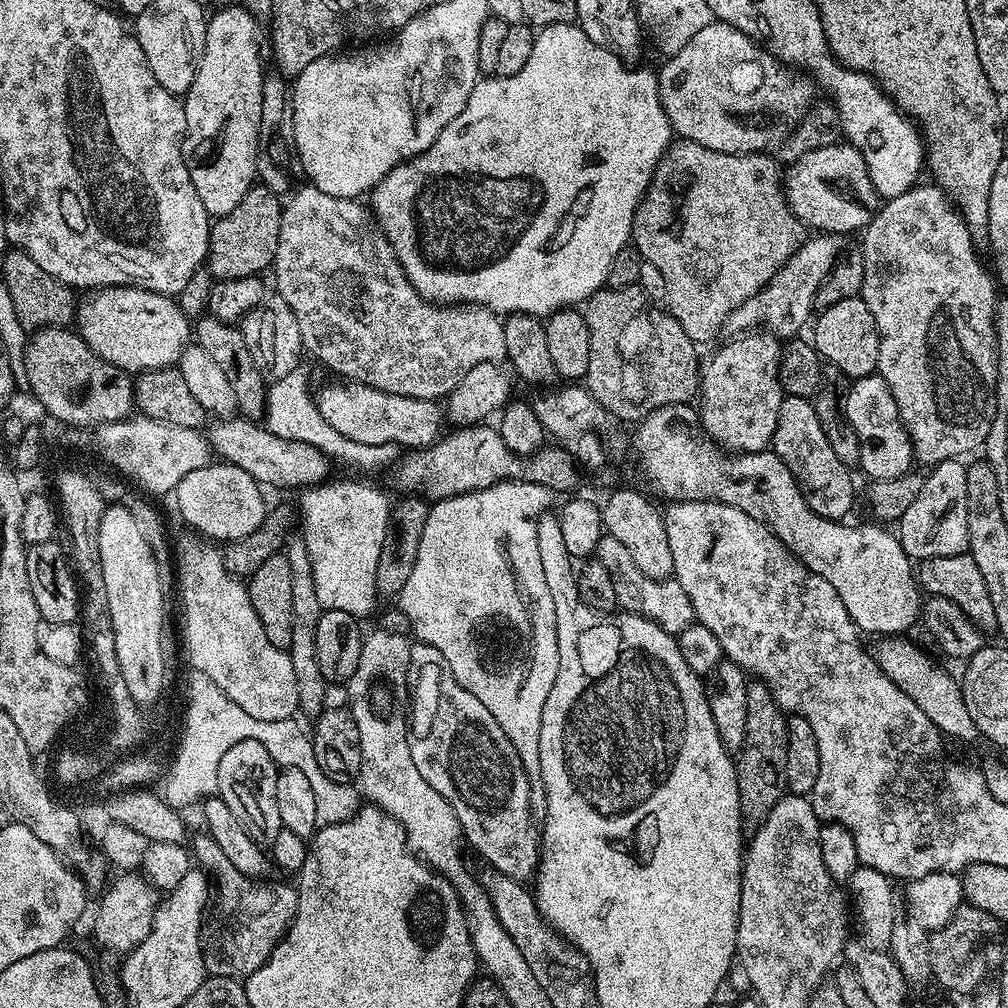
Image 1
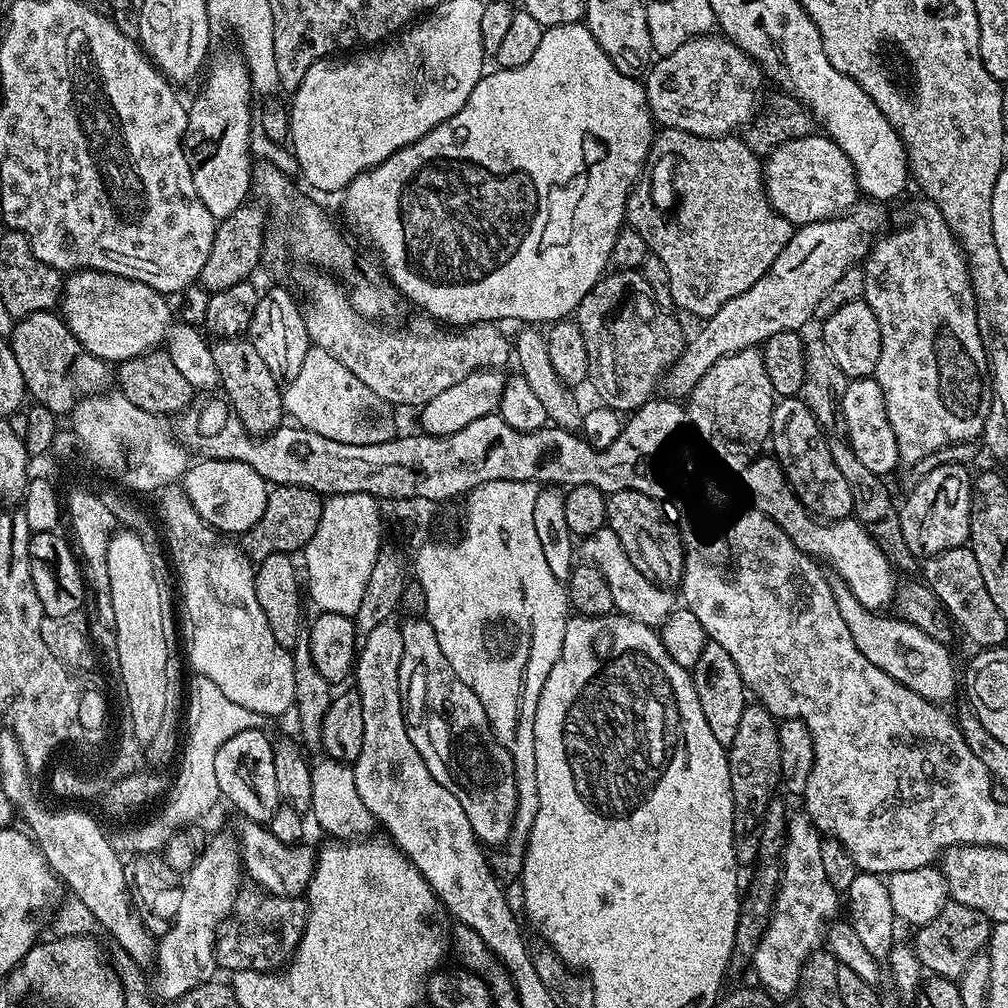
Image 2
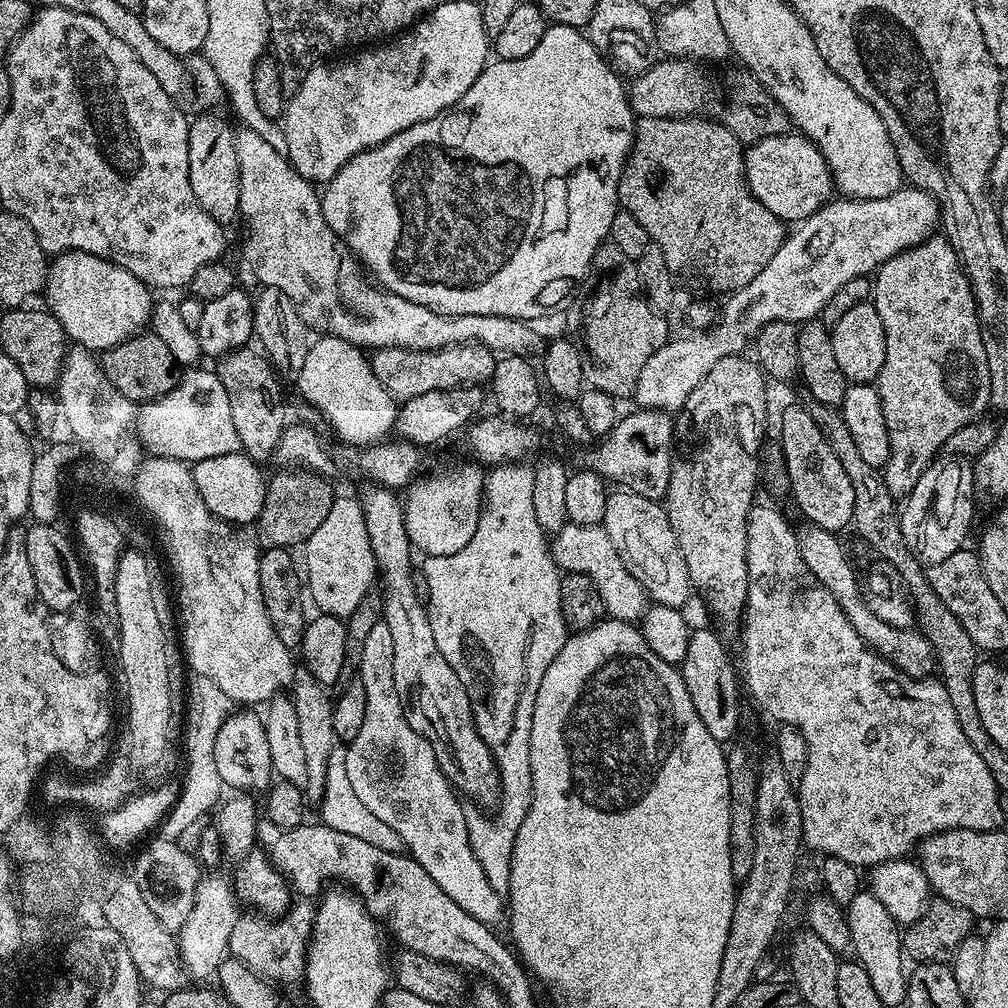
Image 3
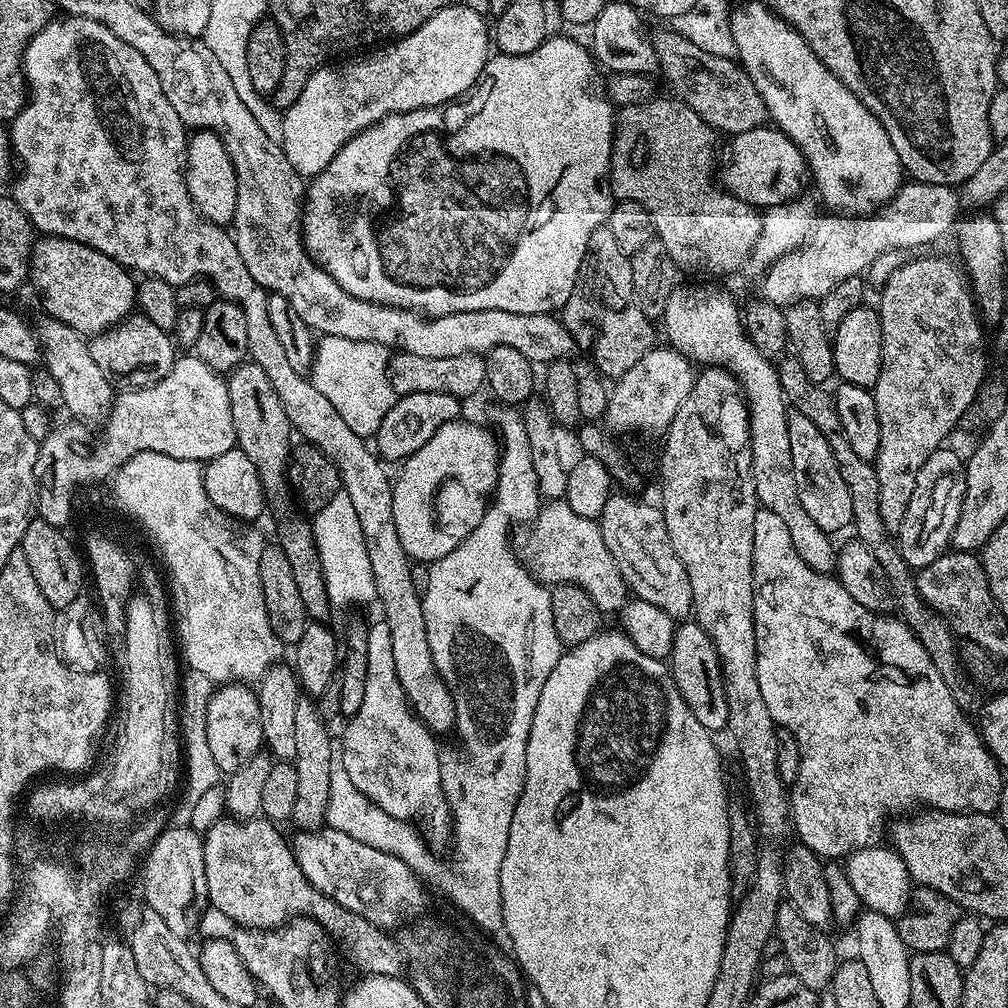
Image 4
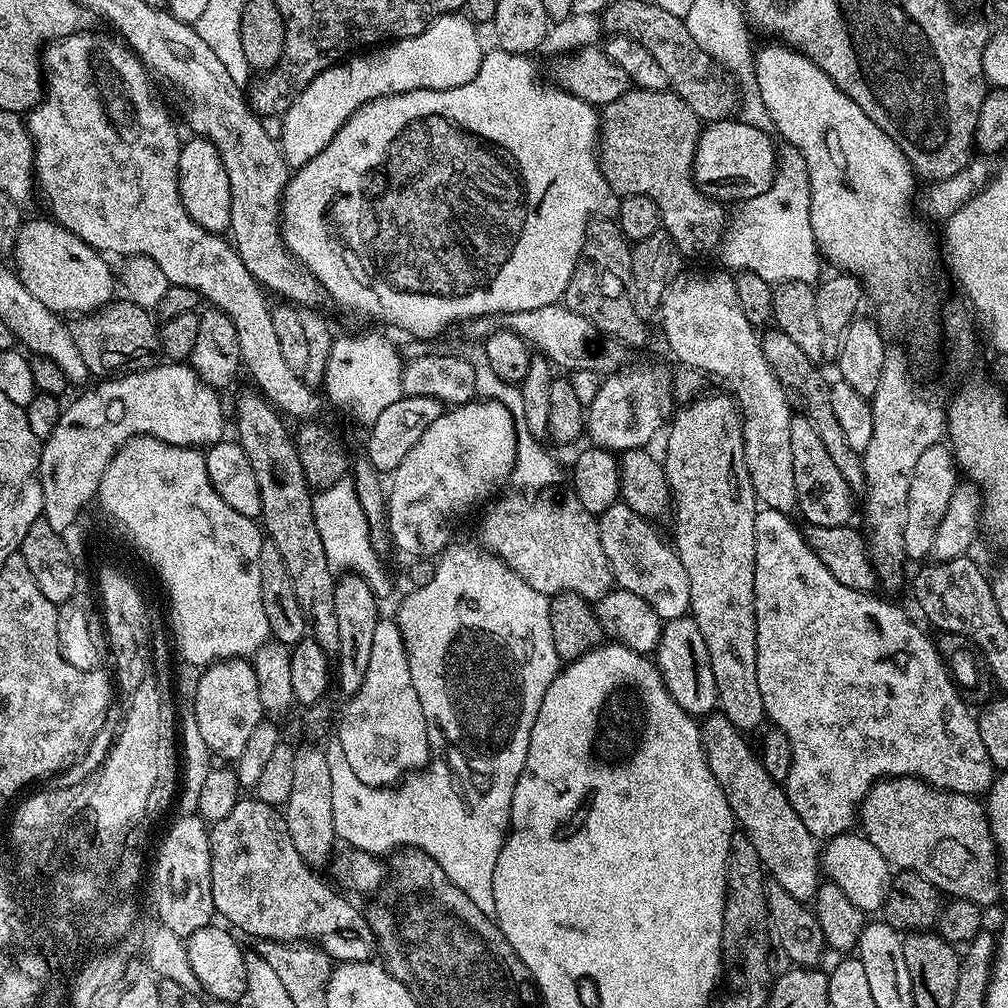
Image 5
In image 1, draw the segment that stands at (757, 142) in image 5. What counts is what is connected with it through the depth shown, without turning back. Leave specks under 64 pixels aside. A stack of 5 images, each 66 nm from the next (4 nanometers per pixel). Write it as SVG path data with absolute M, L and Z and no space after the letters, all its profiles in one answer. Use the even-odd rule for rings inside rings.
M847 142L824 144L818 150L795 157L791 163L782 176L784 196L788 199L789 210L805 229L820 234L859 233L880 211L882 198L876 192L874 182L870 182L866 158L862 158L854 145Z

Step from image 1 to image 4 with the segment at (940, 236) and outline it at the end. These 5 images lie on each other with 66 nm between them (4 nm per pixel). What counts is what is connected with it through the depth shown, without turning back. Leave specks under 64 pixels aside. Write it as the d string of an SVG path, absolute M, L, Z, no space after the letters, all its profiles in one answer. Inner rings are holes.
M924 256L921 260L912 260L909 264L894 269L880 292L878 311L882 326L882 370L878 374L876 387L871 389L871 393L874 406L878 406L878 431L882 434L882 438L878 438L878 450L874 461L878 478L878 510L884 527L889 530L899 529L902 518L906 514L906 506L910 506L910 494L914 494L914 482L918 478L918 470L922 470L926 458L930 458L930 454L934 454L936 449L947 441L944 439L955 430L956 423L967 417L968 409L976 401L976 396L986 381L984 371L988 368L988 360L984 357L984 332L980 329L982 320L978 315L978 305L970 291L969 281L957 265L956 268L950 261L943 260L940 256Z

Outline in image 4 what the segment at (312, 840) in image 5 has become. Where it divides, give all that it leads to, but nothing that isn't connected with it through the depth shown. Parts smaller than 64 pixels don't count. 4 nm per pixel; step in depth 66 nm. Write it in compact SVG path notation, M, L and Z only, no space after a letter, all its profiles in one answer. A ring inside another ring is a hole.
M301 698L298 711L294 717L294 750L295 766L298 774L298 799L294 802L294 814L291 818L293 825L300 830L311 830L321 827L328 815L330 802L330 758L334 741L328 733L329 725L320 716L317 701L312 698Z

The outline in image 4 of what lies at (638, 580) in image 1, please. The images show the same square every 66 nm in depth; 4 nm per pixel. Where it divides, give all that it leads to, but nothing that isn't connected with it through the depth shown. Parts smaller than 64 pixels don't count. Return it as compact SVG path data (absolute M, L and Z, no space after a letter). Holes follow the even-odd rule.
M559 499L545 503L537 511L535 521L529 528L532 529L524 540L522 560L541 584L582 586L582 590L594 598L594 606L598 606L602 614L619 613L628 603L628 584L622 578L622 570L618 570L618 562L614 562L614 554L606 550L606 542L597 521L574 514L568 503Z

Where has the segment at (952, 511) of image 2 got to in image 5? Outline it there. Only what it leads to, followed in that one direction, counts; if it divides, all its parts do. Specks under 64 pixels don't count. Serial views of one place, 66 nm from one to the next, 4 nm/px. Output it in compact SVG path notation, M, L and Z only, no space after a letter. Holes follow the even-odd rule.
M943 443L930 446L923 452L922 458L918 458L918 463L914 465L914 474L910 478L910 502L906 506L904 554L909 561L923 561L931 553L934 534L938 534L938 526L946 514L946 506L950 506L950 498L957 483L958 465Z

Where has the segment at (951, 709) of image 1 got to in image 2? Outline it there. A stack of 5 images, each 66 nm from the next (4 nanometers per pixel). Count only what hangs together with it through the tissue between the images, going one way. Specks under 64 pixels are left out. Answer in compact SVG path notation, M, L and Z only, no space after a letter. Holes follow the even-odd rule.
M833 579L831 585L838 614L842 614L842 622L846 622L846 630L850 630L850 638L854 638L854 646L858 646L860 653L870 662L874 662L878 670L890 674L890 678L902 682L902 686L914 690L914 694L926 698L932 704L944 706L947 705L947 700L955 698L956 692L958 696L958 668L956 672L956 664L948 653L949 645L939 644L937 640L930 638L930 634L926 634L926 630L918 630L918 626L906 622L899 615L884 616L888 614L871 612L869 608L862 606L862 602L858 602L858 598L854 598L854 594L840 579Z

